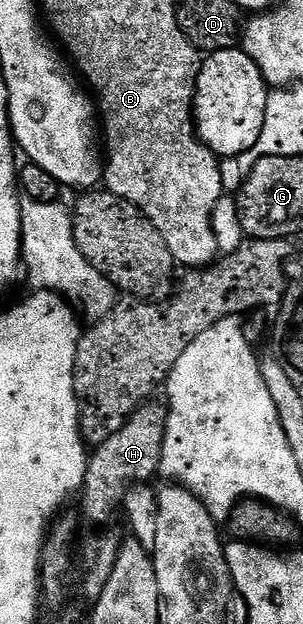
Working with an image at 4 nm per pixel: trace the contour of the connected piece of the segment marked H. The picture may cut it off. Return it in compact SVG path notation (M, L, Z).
M148 401L143 406L138 407L129 417L129 421L109 441L98 444L99 451L90 456L85 481L81 492L83 499L83 515L91 523L107 523L120 510L126 491L134 484L146 484L151 478L161 471L163 462L163 442L165 441L165 429L167 428L167 407L160 405L158 407L155 401Z

